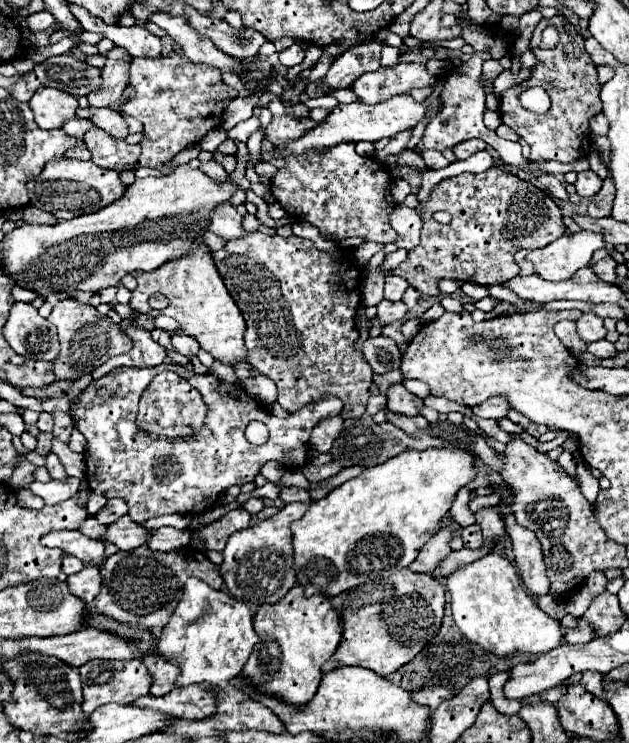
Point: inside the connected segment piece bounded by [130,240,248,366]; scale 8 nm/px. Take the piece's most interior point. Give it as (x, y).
(199, 300)

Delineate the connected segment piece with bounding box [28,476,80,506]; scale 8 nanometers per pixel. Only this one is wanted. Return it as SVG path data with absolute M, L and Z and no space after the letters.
M66 476L62 480L56 480L52 478L50 482L42 484L42 482L32 482L28 486L34 494L38 494L46 504L56 504L56 502L62 502L64 498L70 498L72 494L78 492L80 488L80 480L78 478L72 478L72 476Z

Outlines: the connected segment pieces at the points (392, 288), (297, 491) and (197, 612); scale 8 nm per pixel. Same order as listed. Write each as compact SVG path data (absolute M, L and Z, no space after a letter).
M386 276L386 284L384 284L384 298L388 300L400 300L404 290L408 288L408 282L402 276Z
M296 486L282 488L282 490L280 490L280 500L282 500L284 504L292 504L292 502L310 504L310 502L312 502L310 492L308 492L308 490L302 490L302 488L296 488Z
M188 578L182 600L170 622L162 628L156 652L180 668L176 686L204 684L206 690L212 692L228 686L228 682L240 674L256 642L258 636L252 630L252 612L246 604L226 592L212 590L198 578Z

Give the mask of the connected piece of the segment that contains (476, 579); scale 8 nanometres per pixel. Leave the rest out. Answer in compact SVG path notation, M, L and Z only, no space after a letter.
M498 554L484 558L452 572L448 576L452 598L452 618L462 634L498 658L540 656L562 644L560 622L544 614L532 596L520 584L520 576L510 560Z

